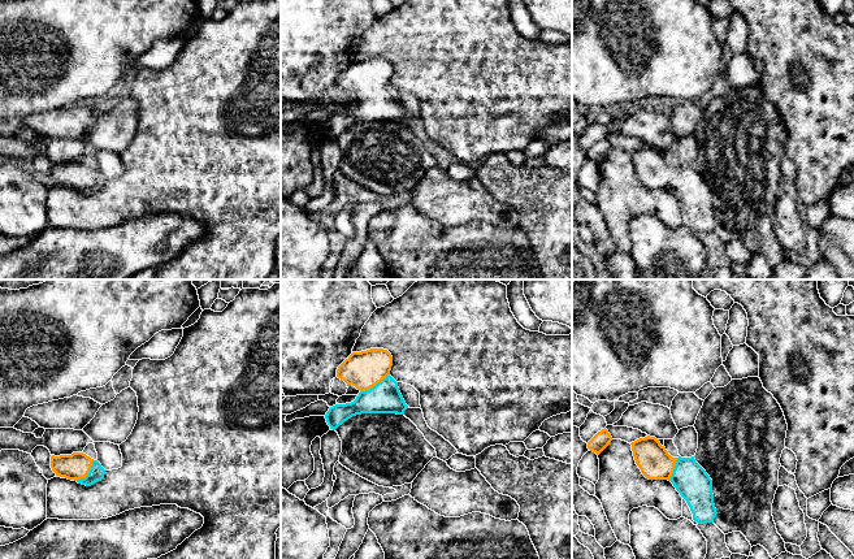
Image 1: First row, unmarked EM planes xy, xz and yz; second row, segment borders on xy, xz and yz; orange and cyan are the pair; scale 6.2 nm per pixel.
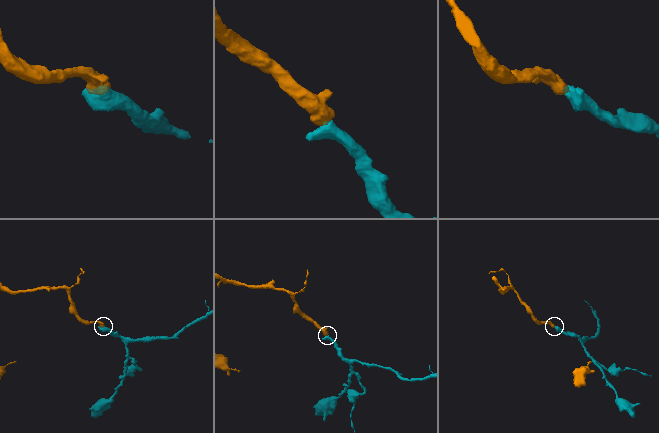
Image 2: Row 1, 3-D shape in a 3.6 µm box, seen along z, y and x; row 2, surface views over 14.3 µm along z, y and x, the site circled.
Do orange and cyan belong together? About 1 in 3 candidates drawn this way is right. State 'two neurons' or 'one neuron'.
one neuron

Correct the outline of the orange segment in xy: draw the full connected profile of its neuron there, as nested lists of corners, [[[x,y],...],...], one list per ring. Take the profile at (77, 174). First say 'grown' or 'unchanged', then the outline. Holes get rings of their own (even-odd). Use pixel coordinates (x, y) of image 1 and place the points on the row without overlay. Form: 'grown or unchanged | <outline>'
grown | [[[83,161],[60,165],[52,164],[51,177],[56,185],[74,188],[86,195],[101,190],[105,183],[105,178],[101,173]]]

